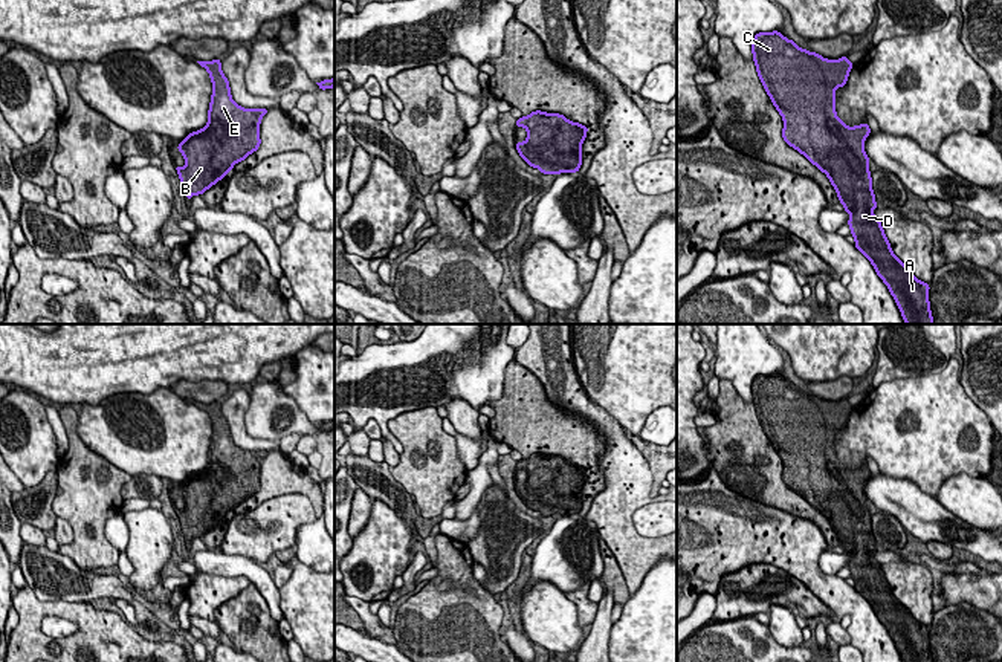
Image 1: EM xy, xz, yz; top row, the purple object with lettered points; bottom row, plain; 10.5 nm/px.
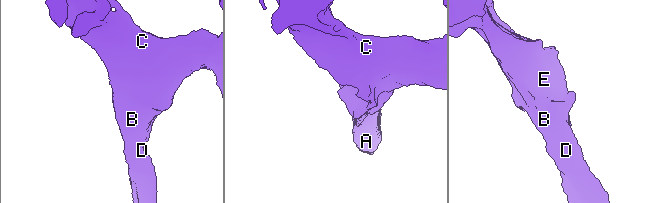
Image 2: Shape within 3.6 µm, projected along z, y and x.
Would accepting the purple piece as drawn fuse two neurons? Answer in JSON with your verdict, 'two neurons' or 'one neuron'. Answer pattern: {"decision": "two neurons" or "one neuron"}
{"decision": "one neuron"}

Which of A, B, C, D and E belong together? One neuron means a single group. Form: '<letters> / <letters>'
A B C D E

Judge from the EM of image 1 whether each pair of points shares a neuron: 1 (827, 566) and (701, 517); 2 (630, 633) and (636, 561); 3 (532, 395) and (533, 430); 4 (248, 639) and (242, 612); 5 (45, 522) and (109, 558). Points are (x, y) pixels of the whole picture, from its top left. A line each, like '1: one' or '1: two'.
1: two
2: two
3: one
4: one
5: two

